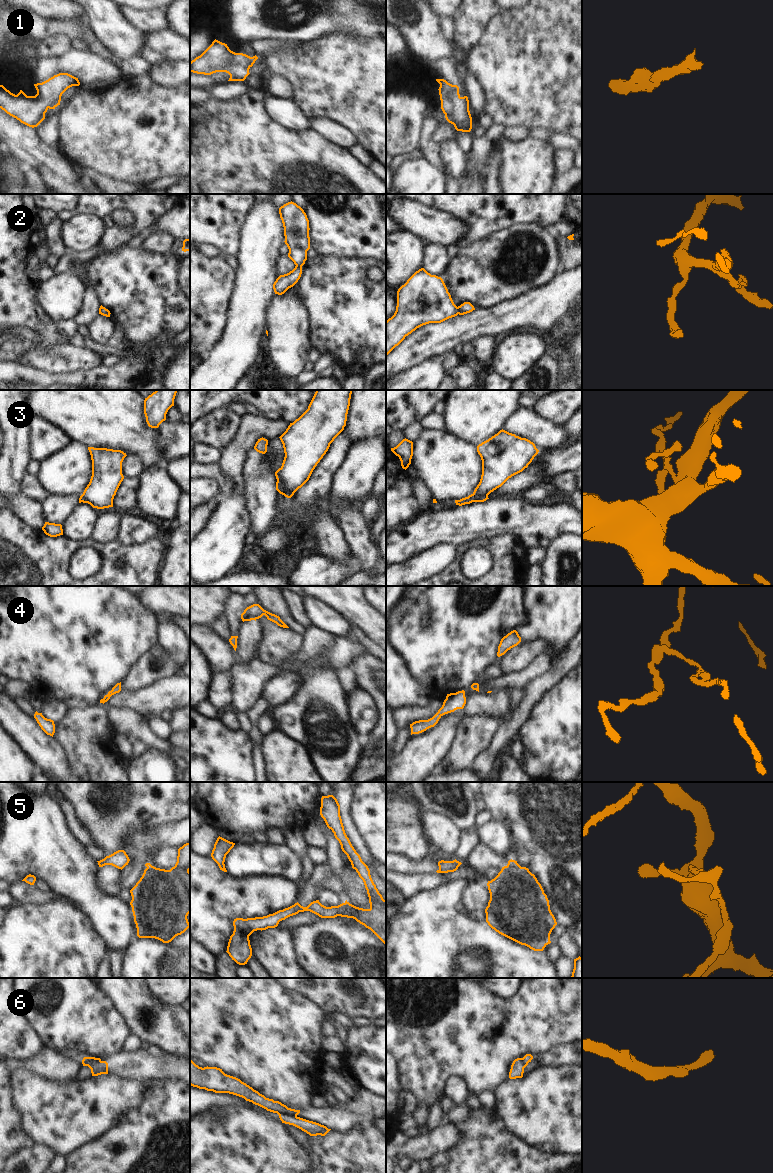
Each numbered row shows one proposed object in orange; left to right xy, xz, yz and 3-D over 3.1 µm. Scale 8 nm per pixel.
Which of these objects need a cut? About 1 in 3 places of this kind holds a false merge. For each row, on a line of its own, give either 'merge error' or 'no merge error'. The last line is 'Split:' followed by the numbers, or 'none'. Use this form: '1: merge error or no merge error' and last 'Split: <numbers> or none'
1: no merge error
2: no merge error
3: merge error
4: no merge error
5: merge error
6: merge error
Split: 3, 5, 6

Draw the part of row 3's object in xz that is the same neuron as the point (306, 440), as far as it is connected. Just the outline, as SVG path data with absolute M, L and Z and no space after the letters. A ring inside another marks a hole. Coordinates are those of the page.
M316 390L308 409L279 437L285 453L279 470L280 494L291 498L309 480L330 444L346 426L351 394L352 390Z

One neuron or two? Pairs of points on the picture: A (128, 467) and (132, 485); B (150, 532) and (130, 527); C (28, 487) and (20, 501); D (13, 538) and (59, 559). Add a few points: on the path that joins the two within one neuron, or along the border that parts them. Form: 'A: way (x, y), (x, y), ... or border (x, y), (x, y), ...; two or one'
A: border (124, 477), (137, 478); two
B: way (145, 530), (135, 530); one
C: border (21, 493), (41, 504); two
D: way (24, 549), (34, 559), (48, 559); one

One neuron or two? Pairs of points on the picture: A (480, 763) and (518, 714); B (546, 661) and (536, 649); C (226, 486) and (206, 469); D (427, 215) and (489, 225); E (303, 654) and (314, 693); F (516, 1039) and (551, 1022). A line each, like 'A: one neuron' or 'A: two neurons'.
A: one neuron
B: two neurons
C: one neuron
D: two neurons
E: two neurons
F: one neuron

